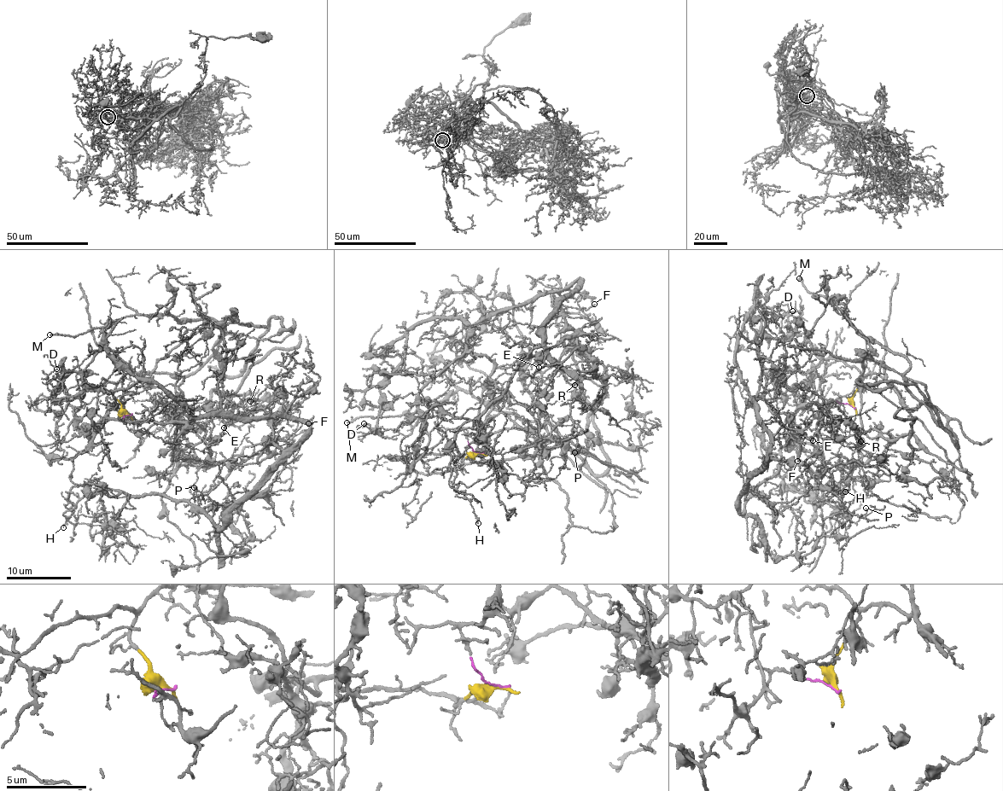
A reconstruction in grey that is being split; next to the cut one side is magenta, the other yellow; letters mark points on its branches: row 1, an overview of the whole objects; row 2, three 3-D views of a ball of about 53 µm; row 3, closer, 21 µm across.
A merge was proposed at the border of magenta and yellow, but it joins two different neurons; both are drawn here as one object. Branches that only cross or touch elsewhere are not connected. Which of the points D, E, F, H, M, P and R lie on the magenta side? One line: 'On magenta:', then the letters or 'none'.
On magenta: D, E, F, H, P, R

